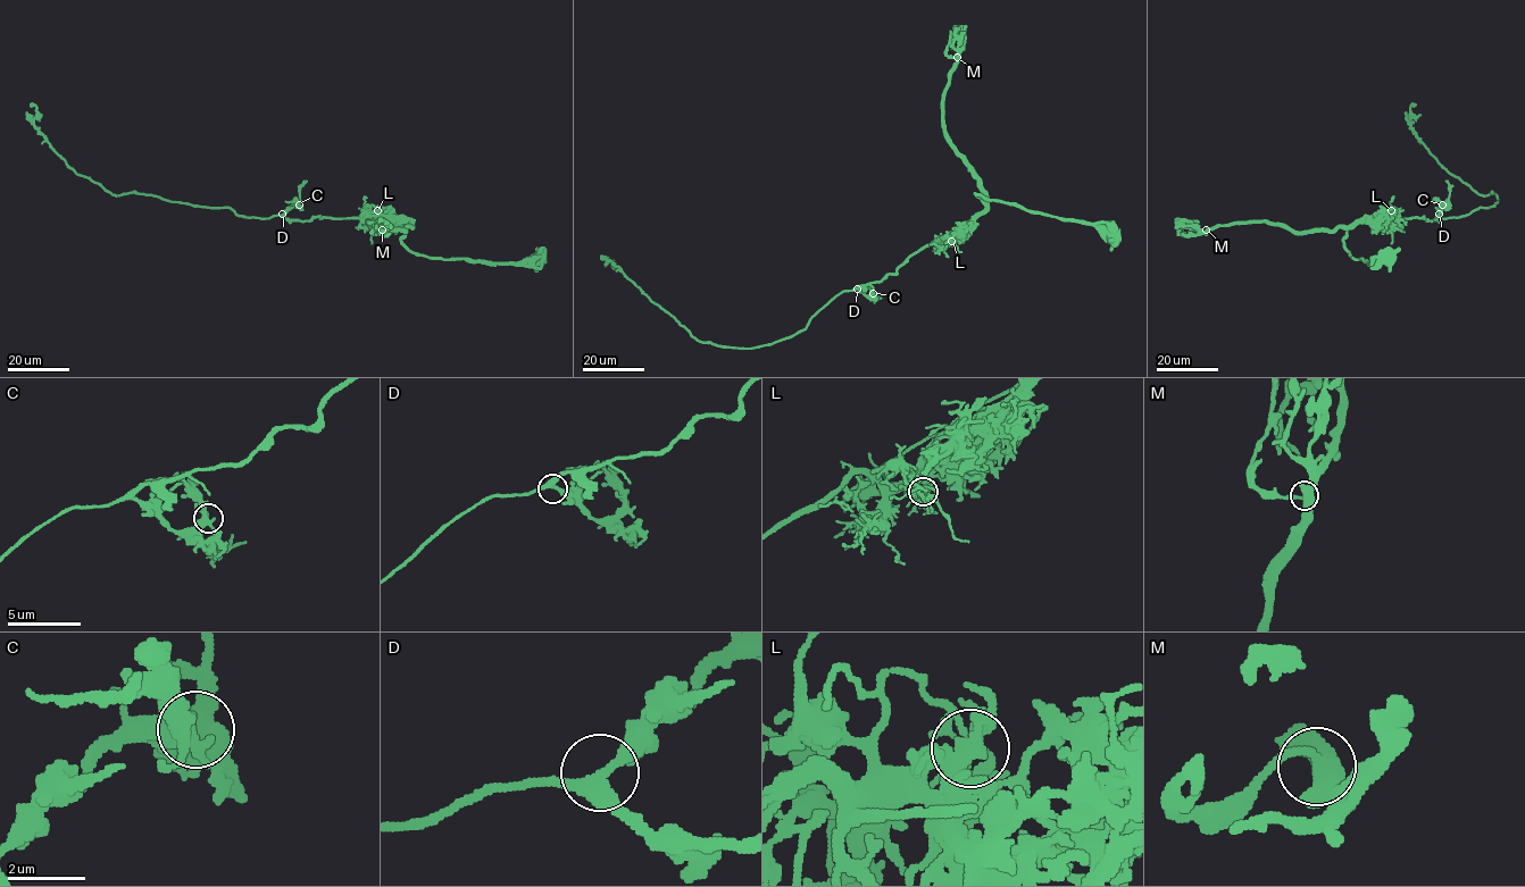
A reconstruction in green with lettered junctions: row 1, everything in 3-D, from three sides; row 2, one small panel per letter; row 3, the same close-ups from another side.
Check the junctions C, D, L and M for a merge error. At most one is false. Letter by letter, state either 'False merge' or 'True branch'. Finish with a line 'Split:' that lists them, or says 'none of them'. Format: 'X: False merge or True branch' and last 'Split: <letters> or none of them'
C: True branch
D: True branch
L: False merge
M: True branch
Split: L

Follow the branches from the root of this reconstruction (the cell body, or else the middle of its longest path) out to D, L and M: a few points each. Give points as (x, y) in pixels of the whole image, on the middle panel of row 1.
D: (1114, 237), (1091, 225), (1030, 212), (975, 193), (985, 206), (981, 214), (913, 253), (896, 273), (857, 289)
L: (1114, 237), (1091, 225), (1030, 212), (975, 193), (985, 209), (952, 242)
M: (1114, 237), (1091, 225), (975, 193), (985, 201), (981, 178), (951, 142), (943, 118), (943, 93), (957, 57)

